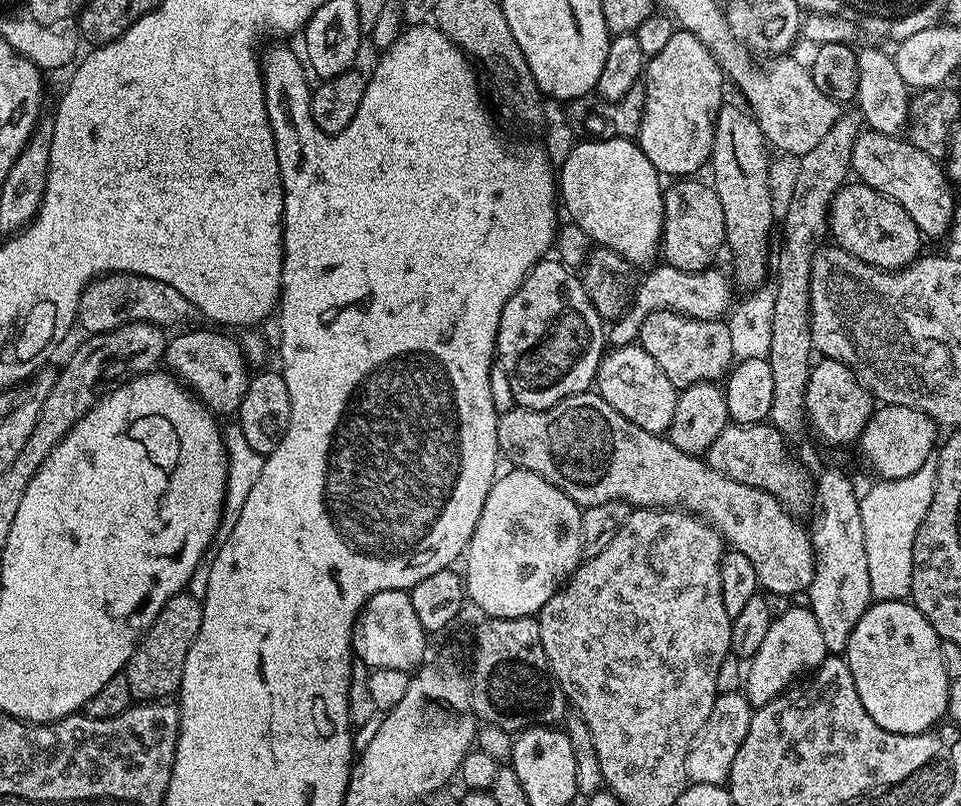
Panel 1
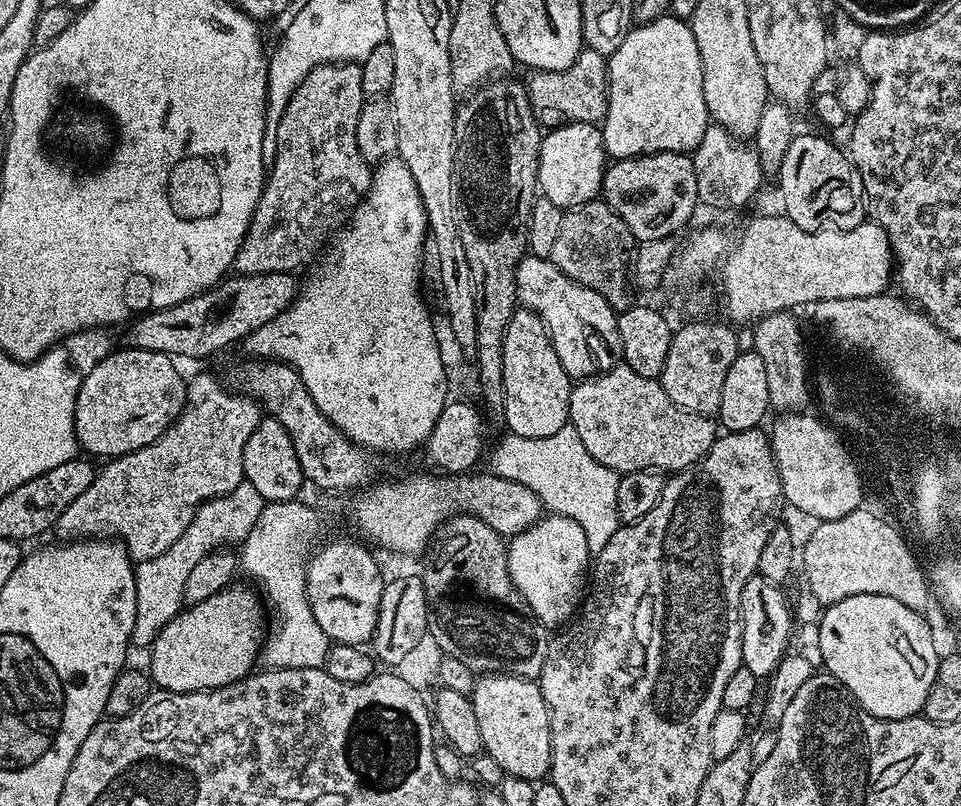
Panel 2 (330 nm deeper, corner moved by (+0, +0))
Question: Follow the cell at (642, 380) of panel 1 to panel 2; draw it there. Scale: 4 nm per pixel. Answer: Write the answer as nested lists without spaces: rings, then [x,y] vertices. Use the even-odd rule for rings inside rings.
[[[526,254],[516,267],[516,298],[523,307],[530,308],[542,318],[546,330],[550,334],[550,342],[558,354],[558,362],[562,362],[562,370],[576,382],[589,379],[597,371],[599,364],[611,365],[621,359],[620,339],[618,338],[617,309],[612,308],[598,290],[590,290],[590,286],[582,286],[574,282],[550,258]]]

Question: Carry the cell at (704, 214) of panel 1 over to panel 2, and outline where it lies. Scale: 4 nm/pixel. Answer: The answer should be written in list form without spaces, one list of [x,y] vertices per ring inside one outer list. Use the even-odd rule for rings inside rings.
[[[655,152],[649,156],[632,156],[628,160],[612,160],[604,169],[602,199],[614,209],[618,218],[622,218],[622,222],[626,222],[626,226],[630,226],[637,241],[675,237],[675,232],[687,226],[688,219],[698,207],[698,181],[695,178],[692,156],[682,152]]]

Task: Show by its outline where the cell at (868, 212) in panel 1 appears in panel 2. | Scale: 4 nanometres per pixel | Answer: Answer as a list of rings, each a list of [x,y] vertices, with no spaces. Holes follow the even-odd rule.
[[[793,135],[790,150],[786,150],[786,158],[782,158],[778,183],[780,183],[780,200],[784,203],[783,215],[792,220],[794,226],[807,232],[821,232],[823,228],[850,230],[854,226],[865,223],[866,209],[862,178],[851,159],[841,149],[840,152],[824,136]]]

